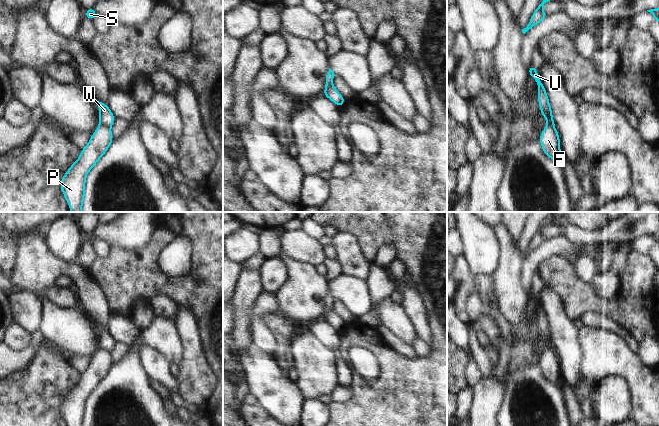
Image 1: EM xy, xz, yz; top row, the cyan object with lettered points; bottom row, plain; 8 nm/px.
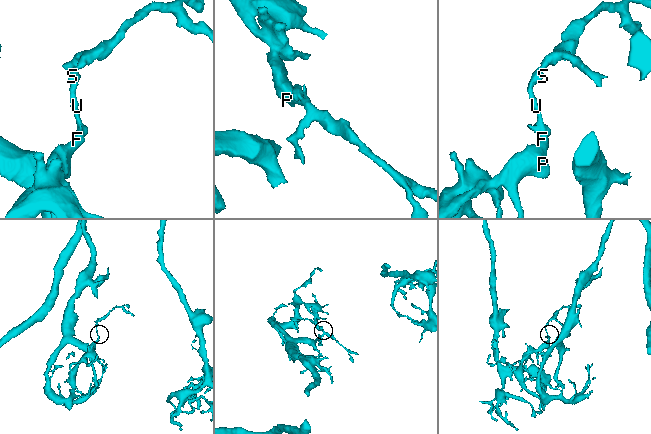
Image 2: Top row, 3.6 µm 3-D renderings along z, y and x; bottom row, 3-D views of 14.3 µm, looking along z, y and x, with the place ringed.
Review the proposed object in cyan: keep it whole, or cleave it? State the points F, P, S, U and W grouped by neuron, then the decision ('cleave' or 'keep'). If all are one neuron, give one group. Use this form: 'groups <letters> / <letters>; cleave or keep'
groups F P / S U W; cleave

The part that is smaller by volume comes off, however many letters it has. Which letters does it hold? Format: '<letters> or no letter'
S, U, W

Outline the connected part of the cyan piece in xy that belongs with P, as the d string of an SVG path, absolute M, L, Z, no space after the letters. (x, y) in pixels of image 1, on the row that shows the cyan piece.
M99 124L79 158L64 174L60 188L71 212L82 212L87 174L109 149L113 138L111 128Z

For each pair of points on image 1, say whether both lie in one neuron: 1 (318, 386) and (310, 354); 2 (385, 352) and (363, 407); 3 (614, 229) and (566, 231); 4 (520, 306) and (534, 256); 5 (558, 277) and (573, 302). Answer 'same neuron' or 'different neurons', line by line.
1: same neuron
2: same neuron
3: same neuron
4: different neurons
5: same neuron

